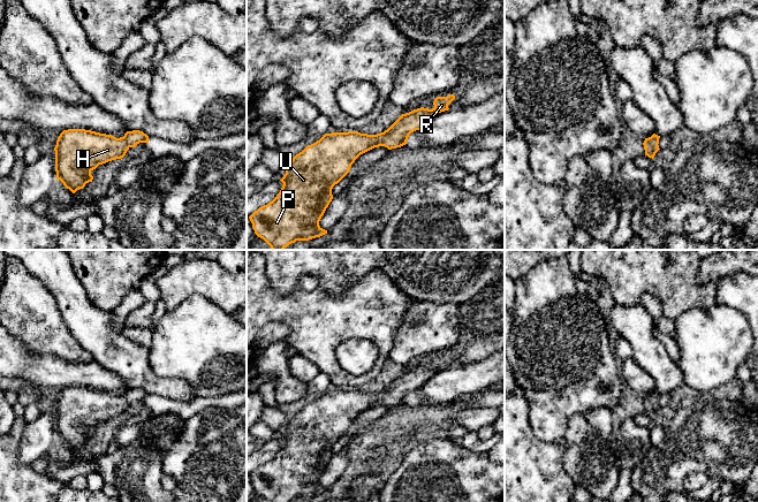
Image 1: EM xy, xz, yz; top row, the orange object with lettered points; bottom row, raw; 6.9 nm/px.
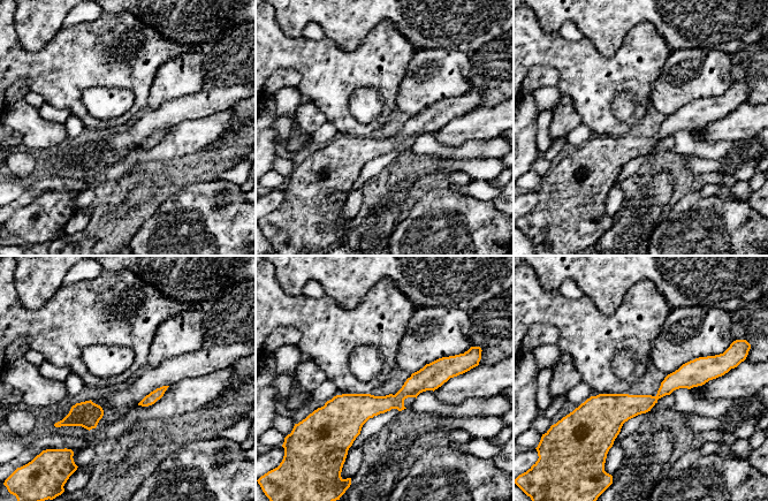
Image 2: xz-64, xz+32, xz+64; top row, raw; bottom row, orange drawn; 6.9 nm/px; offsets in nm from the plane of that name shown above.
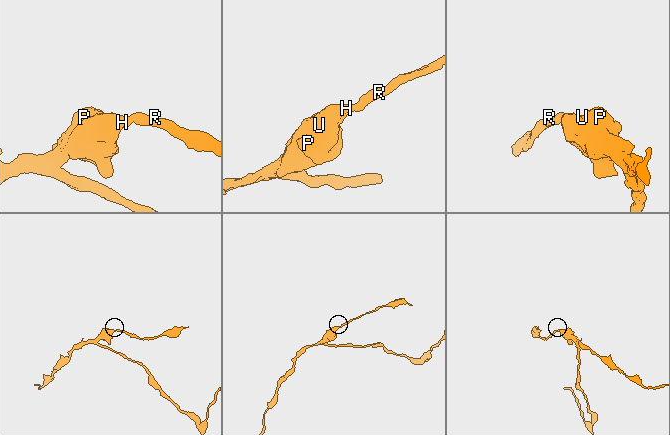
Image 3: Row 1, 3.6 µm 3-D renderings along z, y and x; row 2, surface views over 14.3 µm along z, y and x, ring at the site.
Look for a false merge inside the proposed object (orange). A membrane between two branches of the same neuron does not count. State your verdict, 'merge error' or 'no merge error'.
no merge error

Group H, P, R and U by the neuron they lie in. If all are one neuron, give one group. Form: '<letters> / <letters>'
H P R U

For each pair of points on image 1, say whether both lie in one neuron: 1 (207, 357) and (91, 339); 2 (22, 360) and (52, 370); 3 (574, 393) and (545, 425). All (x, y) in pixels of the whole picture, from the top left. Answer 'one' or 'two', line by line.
1: two
2: one
3: one

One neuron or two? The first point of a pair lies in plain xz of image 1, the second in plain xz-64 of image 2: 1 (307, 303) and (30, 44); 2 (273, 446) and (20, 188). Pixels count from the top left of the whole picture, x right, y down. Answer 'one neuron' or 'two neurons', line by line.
1: two neurons
2: two neurons

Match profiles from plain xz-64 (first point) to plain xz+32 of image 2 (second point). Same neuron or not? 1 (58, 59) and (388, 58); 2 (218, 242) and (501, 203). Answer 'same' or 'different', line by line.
1: same
2: different

